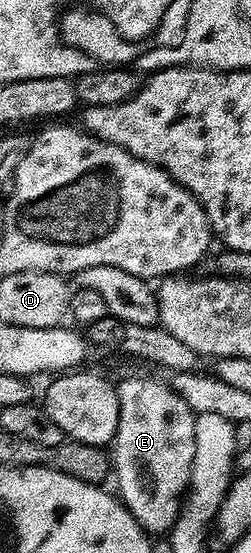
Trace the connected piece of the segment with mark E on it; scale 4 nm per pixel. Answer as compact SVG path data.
M127 377L118 382L119 422L113 442L113 481L119 484L118 496L141 528L148 534L166 534L181 512L181 502L191 483L193 447L195 446L195 419L197 414L171 389L166 380L154 381L151 377Z

